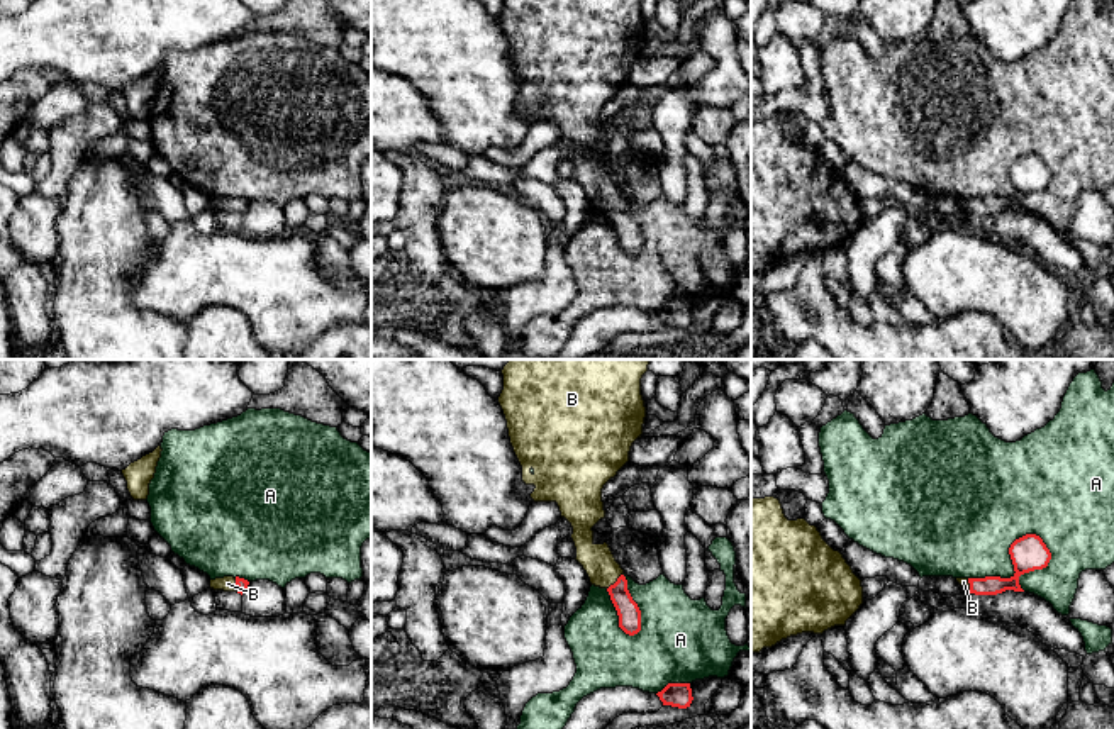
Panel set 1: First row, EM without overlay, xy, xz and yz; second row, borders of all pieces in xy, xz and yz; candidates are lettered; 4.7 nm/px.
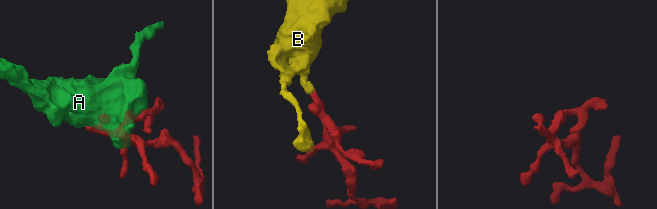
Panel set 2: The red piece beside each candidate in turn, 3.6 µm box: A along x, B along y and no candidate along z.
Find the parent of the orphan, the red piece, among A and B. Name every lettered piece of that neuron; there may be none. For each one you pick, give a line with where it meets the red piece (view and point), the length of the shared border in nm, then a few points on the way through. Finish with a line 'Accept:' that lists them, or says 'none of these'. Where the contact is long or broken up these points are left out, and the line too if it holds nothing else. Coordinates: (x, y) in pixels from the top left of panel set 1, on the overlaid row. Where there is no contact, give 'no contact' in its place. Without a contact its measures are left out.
B: xz (616, 582) | 110 nm | across xz (629, 616), (616, 582), (597, 560)
Accept: B

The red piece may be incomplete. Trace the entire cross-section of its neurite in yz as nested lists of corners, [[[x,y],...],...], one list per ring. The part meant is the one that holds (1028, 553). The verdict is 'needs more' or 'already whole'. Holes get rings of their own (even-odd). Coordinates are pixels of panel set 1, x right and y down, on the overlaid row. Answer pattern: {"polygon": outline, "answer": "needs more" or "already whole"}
{"polygon": [[[1026,534],[1016,539],[1009,554],[1014,565],[1014,575],[1011,578],[985,576],[985,578],[956,578],[956,582],[975,595],[997,595],[1005,590],[1024,592],[1019,585],[1019,576],[1034,570],[1043,570],[1051,559],[1051,553],[1036,534]]], "answer": "needs more"}

